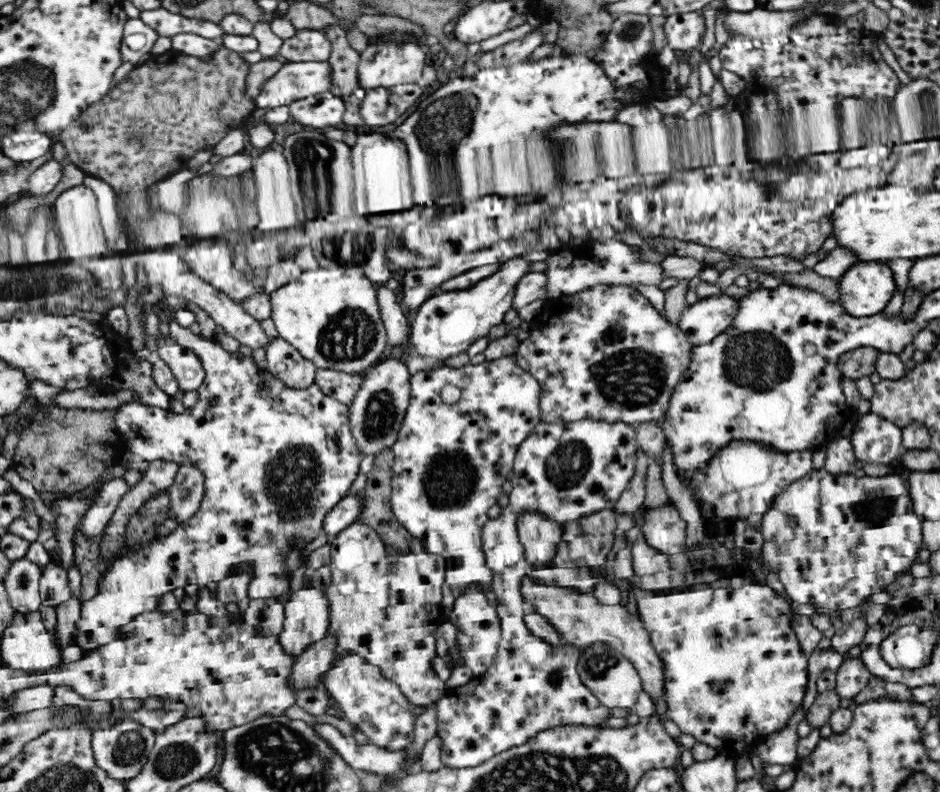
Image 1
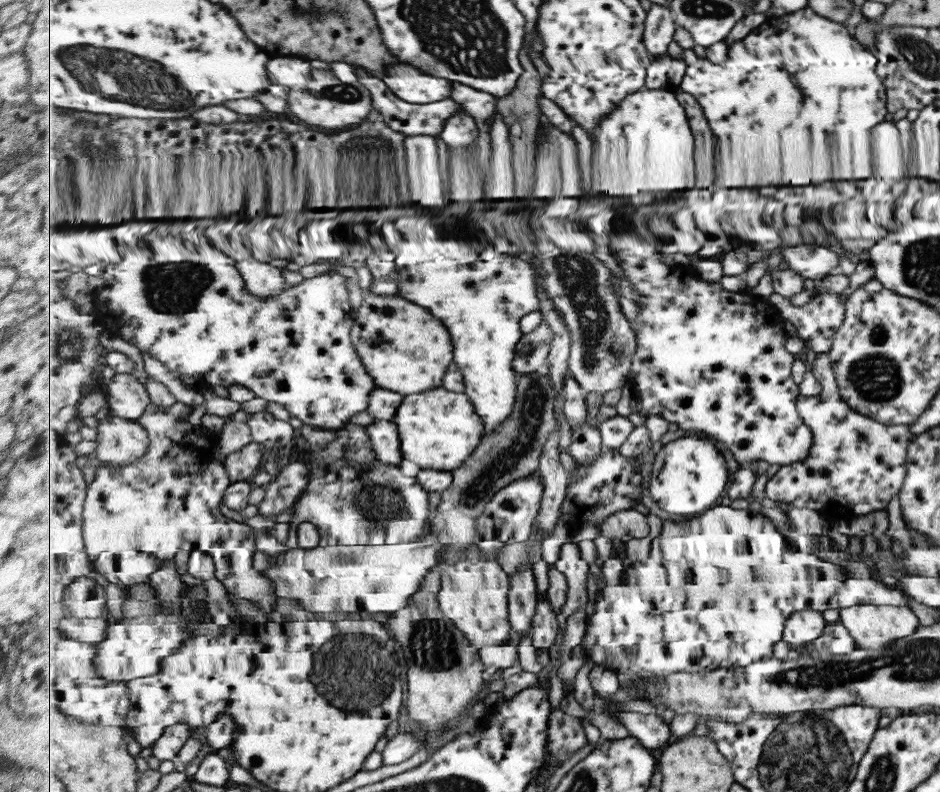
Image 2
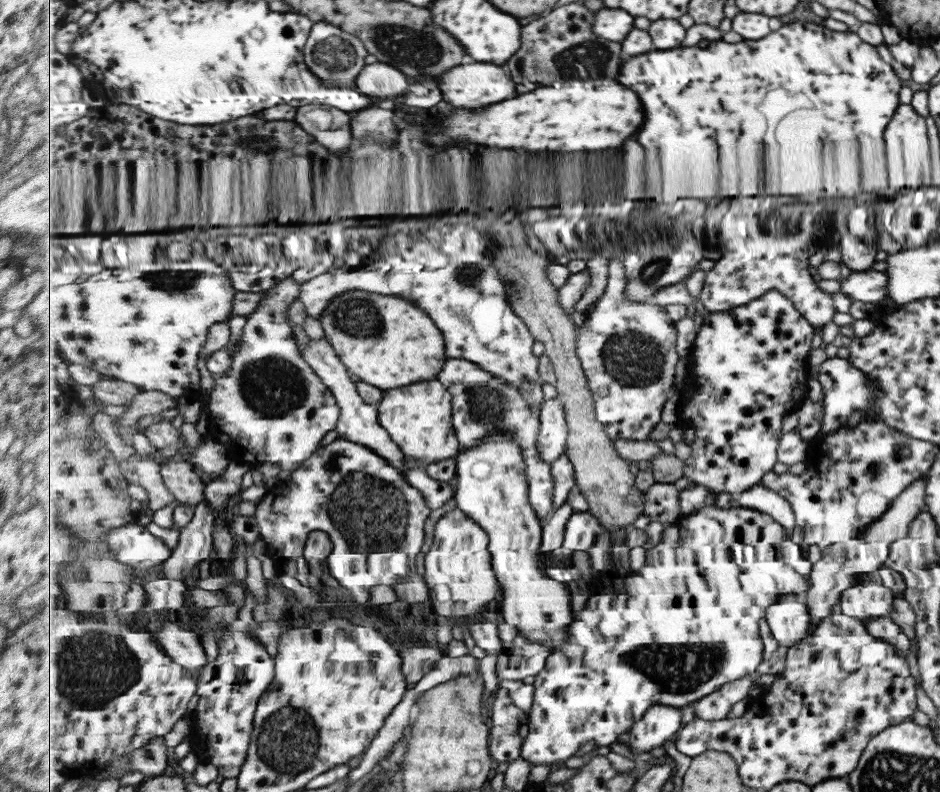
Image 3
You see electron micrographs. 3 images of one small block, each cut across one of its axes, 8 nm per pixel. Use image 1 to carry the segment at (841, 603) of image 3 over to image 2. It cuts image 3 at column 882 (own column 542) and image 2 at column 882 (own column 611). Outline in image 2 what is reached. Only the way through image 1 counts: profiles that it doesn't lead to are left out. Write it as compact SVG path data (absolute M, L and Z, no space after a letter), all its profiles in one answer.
M863 603L839 609L838 621L847 629L849 636L854 640L856 647L863 650L880 649L889 647L897 638L909 636L917 627L919 622L909 607L877 605Z

